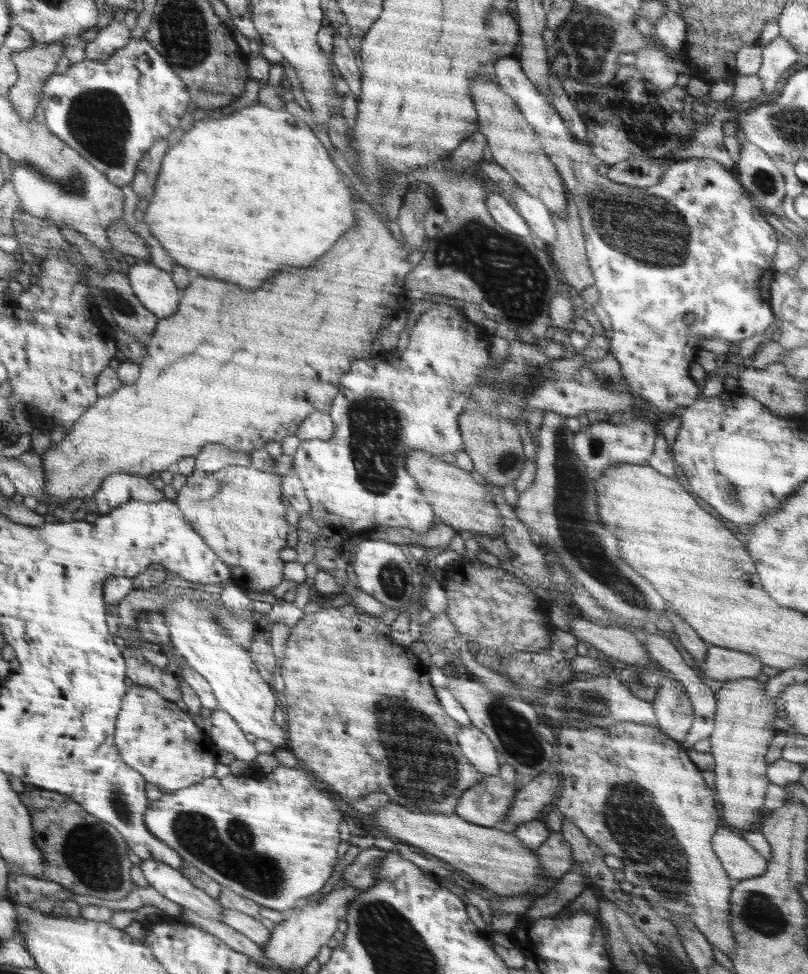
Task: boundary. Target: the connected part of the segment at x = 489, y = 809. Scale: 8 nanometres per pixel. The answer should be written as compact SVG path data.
M498 774L484 775L480 783L468 787L467 791L464 791L464 796L460 796L455 814L472 824L494 827L496 823L504 822L505 816L513 803L515 791L518 789L517 785L506 782Z

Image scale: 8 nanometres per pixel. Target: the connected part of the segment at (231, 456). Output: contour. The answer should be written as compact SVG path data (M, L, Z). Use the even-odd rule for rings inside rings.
M218 443L205 444L195 456L195 468L202 472L214 472L226 465L252 465L250 454L230 450Z

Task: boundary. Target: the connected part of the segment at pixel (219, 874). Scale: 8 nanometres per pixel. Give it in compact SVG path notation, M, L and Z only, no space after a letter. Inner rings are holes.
M299 762L299 767L290 767L286 765L278 765L272 772L267 773L266 770L254 768L243 775L228 775L225 778L210 777L192 786L175 790L169 793L163 793L160 800L151 802L151 806L146 812L145 823L151 833L158 839L167 844L172 850L175 850L184 863L196 867L204 874L207 874L221 884L223 888L230 889L237 895L249 898L266 908L273 908L277 911L285 911L294 909L303 901L307 901L311 897L318 895L320 889L326 884L326 880L332 876L334 866L338 864L338 846L341 839L338 828L344 813L339 809L330 798L328 798L327 787L318 780L312 772Z

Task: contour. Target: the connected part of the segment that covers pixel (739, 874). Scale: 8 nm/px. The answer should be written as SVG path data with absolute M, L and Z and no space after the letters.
M724 824L712 835L711 845L729 878L740 881L766 872L768 859L752 848L742 835L732 832Z

